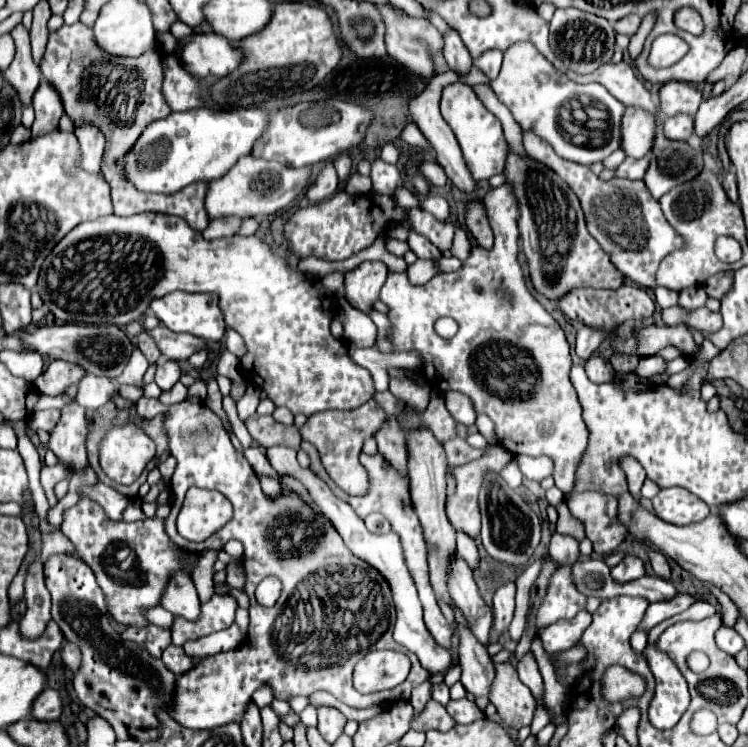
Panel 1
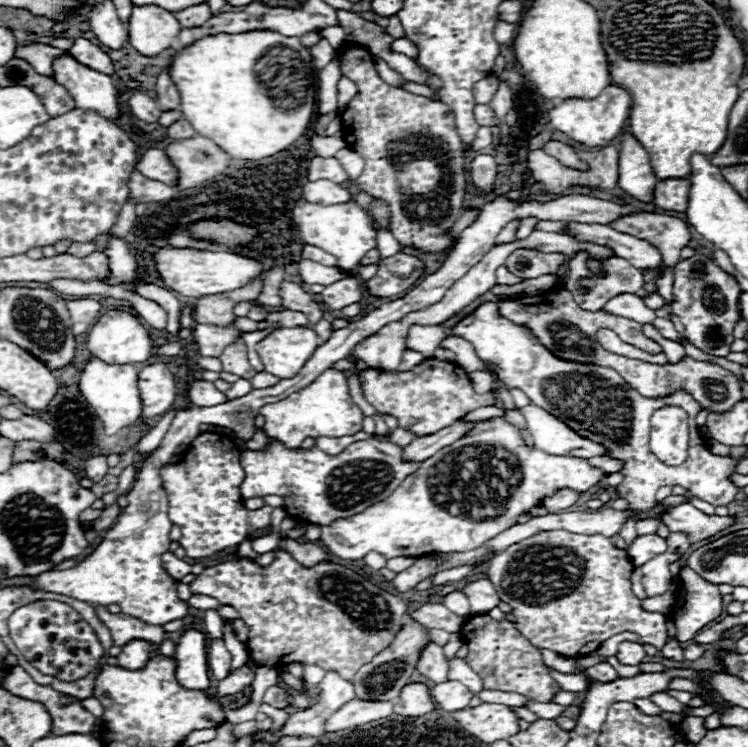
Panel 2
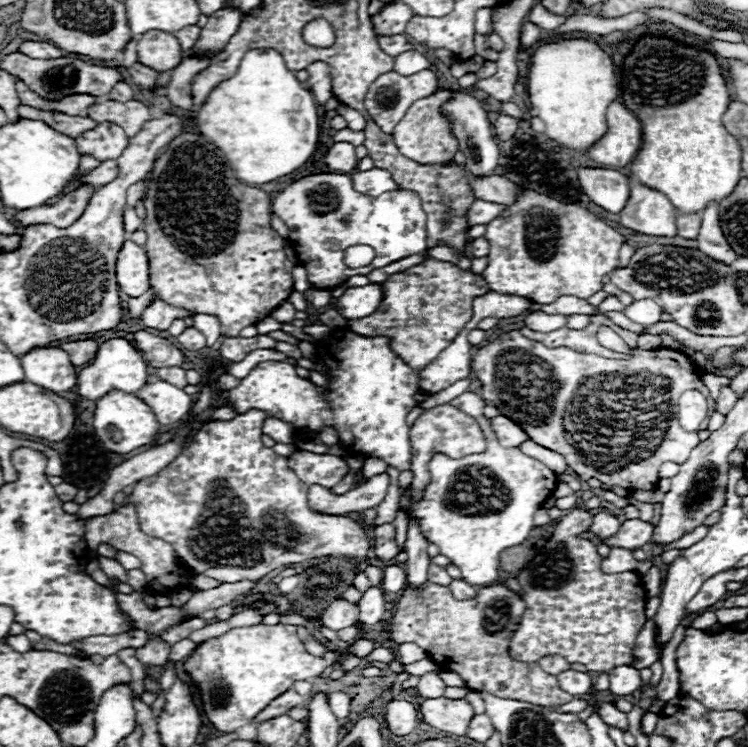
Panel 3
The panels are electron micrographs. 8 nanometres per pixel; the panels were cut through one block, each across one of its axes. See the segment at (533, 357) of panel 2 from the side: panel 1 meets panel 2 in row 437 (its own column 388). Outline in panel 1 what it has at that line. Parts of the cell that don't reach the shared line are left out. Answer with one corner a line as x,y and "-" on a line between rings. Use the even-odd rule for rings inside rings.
140,398
136,408
138,408
138,416
142,420
152,420
156,416
164,416
164,430
166,430
166,436
170,436
170,454
178,462
174,476
170,480
170,484
172,484
170,508
172,510
164,522
166,534
170,536
170,540
176,546
180,546
182,550
194,552
194,554
200,554
202,550
222,550
228,540
240,540
244,544
244,556
242,556
246,560
244,592
250,598
250,626
248,626
246,640
236,650
206,658
200,664
196,664
190,672
178,676
178,710
174,710
174,714
170,714
172,718
176,718
176,722
180,722
182,726
186,726
190,730
212,730
212,728
220,728
220,726
226,726
232,722
240,724
246,714
248,704
252,702
252,694
262,686
270,686
274,692
274,698
280,698
280,700
290,700
292,696
310,696
318,690
326,690
326,692
334,694
340,702
344,702
352,708
368,708
378,702
408,700
414,684
420,684
430,678
430,674
426,674
426,670
422,670
416,654
410,654
410,650
406,650
404,646
398,646
398,642
394,642
394,638
392,638
392,630
394,630
394,622
396,622
396,606
392,600
392,590
390,590
388,580
376,568
372,568
368,562
356,558
346,548
346,544
340,538
334,524
322,512
314,512
298,494
292,492
286,498
280,494
276,500
270,500
262,492
252,466
232,446
228,432
222,426
222,420
206,404
184,400
178,404
166,406
158,398
-
190,486
218,490
234,506
234,516
228,520
228,524
222,526
222,530
218,530
216,534
212,534
208,540
204,540
200,544
184,540
176,532
176,516
180,512
184,494
188,492
-
334,572
340,572
342,578
332,580
-
266,576
276,576
282,582
282,594
280,594
278,602
270,608
260,606
254,598
256,586
-
330,594
332,594
332,598
322,598
322,596
330,596
-
380,648
404,652
408,658
412,658
412,670
402,686
384,690
380,694
360,694
352,686
352,670
354,670
356,662
366,652
380,650

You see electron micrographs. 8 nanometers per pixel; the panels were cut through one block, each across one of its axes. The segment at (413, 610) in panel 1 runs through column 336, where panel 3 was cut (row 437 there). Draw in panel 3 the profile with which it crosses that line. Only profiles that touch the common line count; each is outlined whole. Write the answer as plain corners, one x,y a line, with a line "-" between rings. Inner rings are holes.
506,416
492,418
492,428
498,436
498,442
502,442
502,446
520,446
524,440
530,440
530,436

